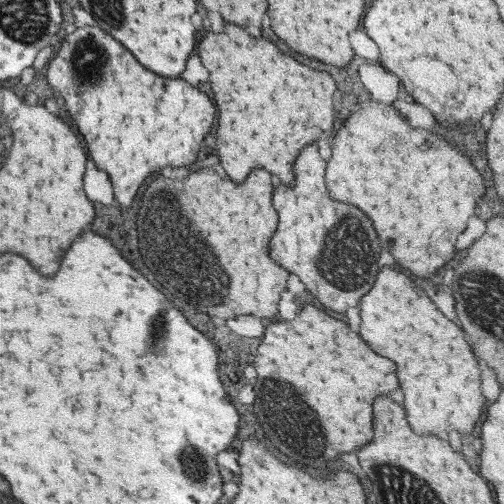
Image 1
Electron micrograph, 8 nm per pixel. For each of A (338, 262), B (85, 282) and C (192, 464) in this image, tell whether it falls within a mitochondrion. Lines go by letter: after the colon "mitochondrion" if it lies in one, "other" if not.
A: mitochondrion
B: other
C: mitochondrion

